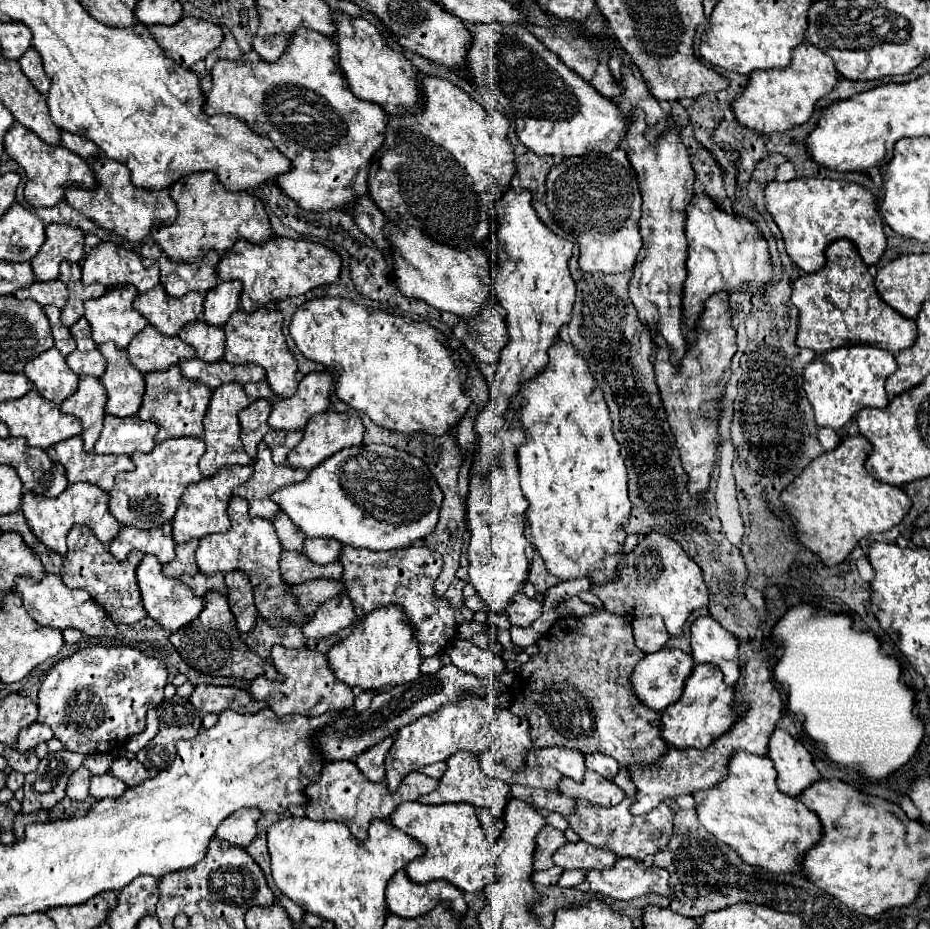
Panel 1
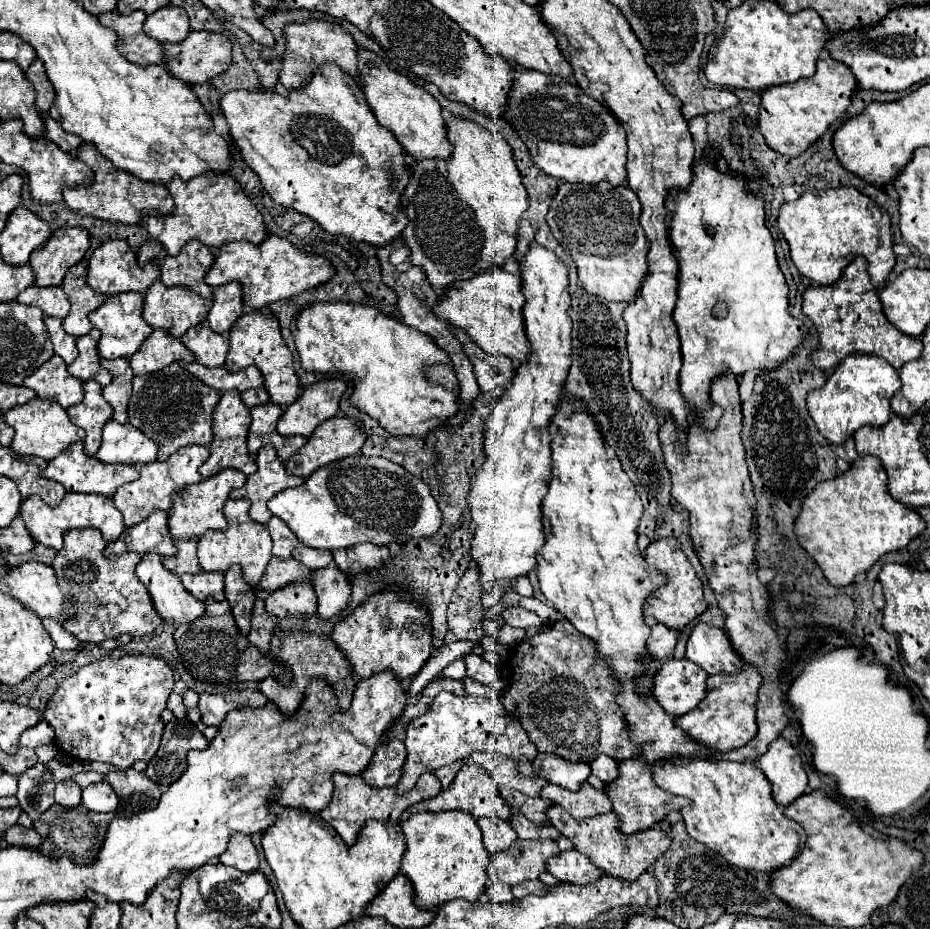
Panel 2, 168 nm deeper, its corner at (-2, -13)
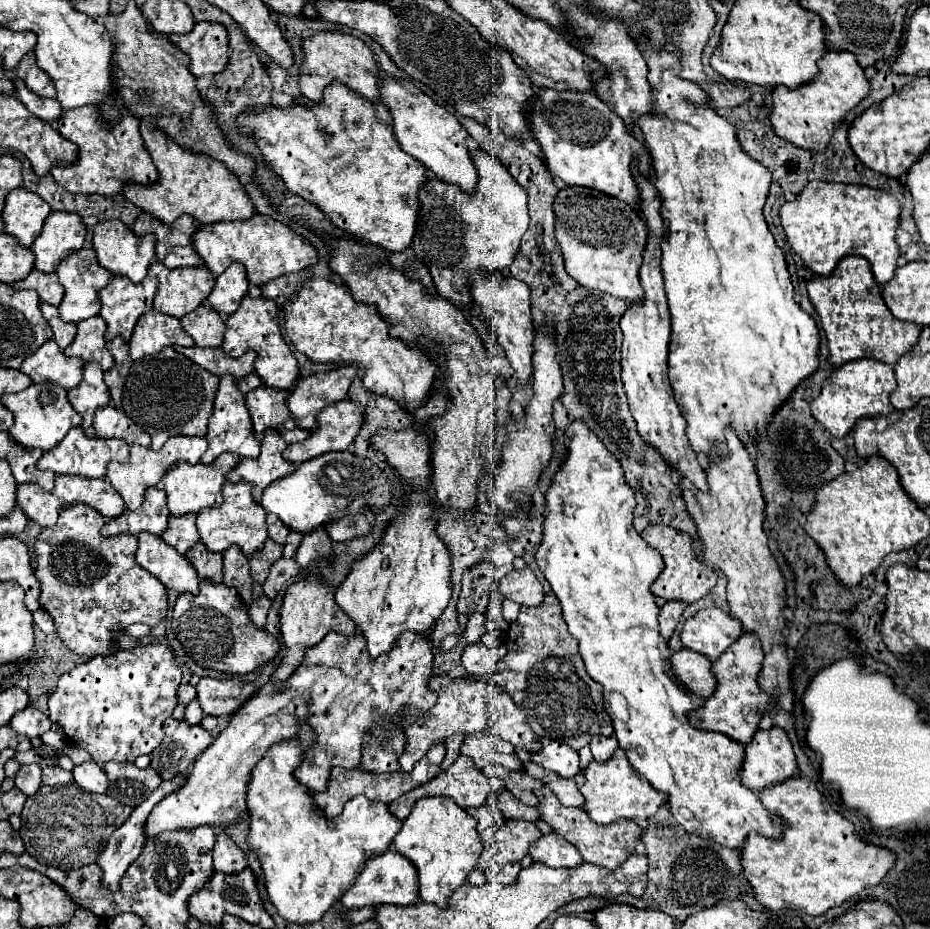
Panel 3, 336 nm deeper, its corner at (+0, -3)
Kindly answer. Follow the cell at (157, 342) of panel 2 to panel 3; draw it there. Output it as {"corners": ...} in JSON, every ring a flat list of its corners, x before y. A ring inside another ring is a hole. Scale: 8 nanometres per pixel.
{"corners":[[149,310,139,318,133,336,129,340,129,356,141,360,157,354,167,346,193,346,193,338,183,330,181,322,173,316,165,316,157,310]]}

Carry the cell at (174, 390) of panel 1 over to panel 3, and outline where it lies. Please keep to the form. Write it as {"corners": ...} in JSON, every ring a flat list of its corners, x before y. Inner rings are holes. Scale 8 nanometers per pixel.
{"corners":[[165,348,157,356,149,356,133,362,123,388,123,412,129,414,129,418,135,424,139,424,143,430,149,432,153,440,151,444,153,450,159,450,171,436,179,436,179,434,203,438,207,434,207,420,213,410,213,396,217,392,217,384,219,384,219,376,209,374,207,370,203,370,201,366,197,366,177,350]]}

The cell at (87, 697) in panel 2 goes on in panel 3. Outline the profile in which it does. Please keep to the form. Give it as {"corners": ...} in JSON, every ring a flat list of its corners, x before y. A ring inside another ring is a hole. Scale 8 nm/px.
{"corners":[[163,644,135,646,129,650,115,650,105,656,93,656,59,678,57,690,49,696,49,718,65,732,71,744,87,750,97,764,107,760,133,762,141,754,151,754,163,740,161,726,177,706,175,694,179,682,181,668,177,666,171,650]]}

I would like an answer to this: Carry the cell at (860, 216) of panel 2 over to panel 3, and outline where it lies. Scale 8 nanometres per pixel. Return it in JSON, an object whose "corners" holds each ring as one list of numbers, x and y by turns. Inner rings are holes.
{"corners":[[813,180,803,188,797,200,785,202,779,208,779,216,791,248,815,274,829,276,843,256,857,254,869,260,879,284,893,278,899,258,899,246,895,242,899,202,889,192,861,184]]}

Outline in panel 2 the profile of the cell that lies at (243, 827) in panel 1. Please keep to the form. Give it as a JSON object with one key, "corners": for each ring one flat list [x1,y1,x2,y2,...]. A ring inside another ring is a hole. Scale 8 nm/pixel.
{"corners":[[233,834,229,840,227,850,221,854,221,864,233,866,241,872,251,872,259,868,259,856,249,836,245,834]]}

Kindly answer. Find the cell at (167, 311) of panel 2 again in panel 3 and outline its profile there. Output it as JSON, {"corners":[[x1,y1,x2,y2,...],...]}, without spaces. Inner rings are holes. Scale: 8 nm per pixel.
{"corners":[[153,262,149,274,159,280,155,310,175,318,183,318,199,308,215,286,215,276,205,266,167,270,161,262]]}

